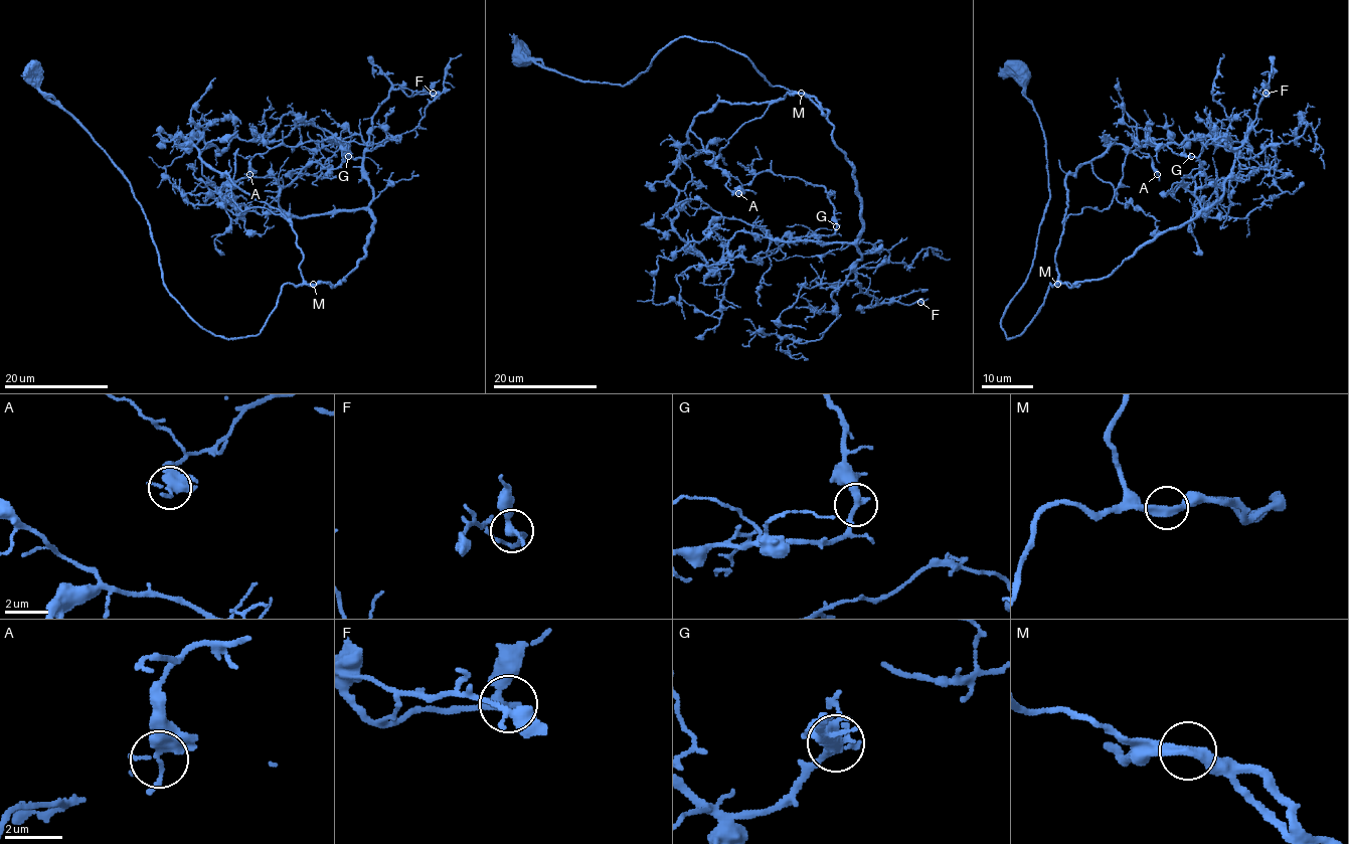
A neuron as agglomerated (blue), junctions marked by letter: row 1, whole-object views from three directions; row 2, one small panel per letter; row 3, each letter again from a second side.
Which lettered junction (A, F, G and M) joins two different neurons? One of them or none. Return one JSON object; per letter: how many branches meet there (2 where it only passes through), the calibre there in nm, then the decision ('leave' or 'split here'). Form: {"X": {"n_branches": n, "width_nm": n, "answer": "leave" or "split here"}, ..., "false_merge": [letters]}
{"A": {"n_branches": 2, "width_nm": 320, "answer": "leave"}, "F": {"n_branches": 2, "width_nm": 320, "answer": "leave"}, "G": {"n_branches": 2, "width_nm": 320, "answer": "leave"}, "M": {"n_branches": 2, "width_nm": 320, "answer": "leave"}, "false_merge": []}

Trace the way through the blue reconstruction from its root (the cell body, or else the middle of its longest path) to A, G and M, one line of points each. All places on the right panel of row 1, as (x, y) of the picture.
A: (1024, 73), (1049, 200), (1007, 339), (1049, 283), (1106, 278), (1205, 217), (1196, 158), (1135, 145), (1157, 174)
G: (1024, 73), (1049, 200), (1007, 339), (1049, 283), (1106, 278), (1205, 217), (1191, 156)
M: (1024, 73), (1044, 134), (1049, 200), (1027, 280), (1000, 319), (1007, 339), (1057, 285)

